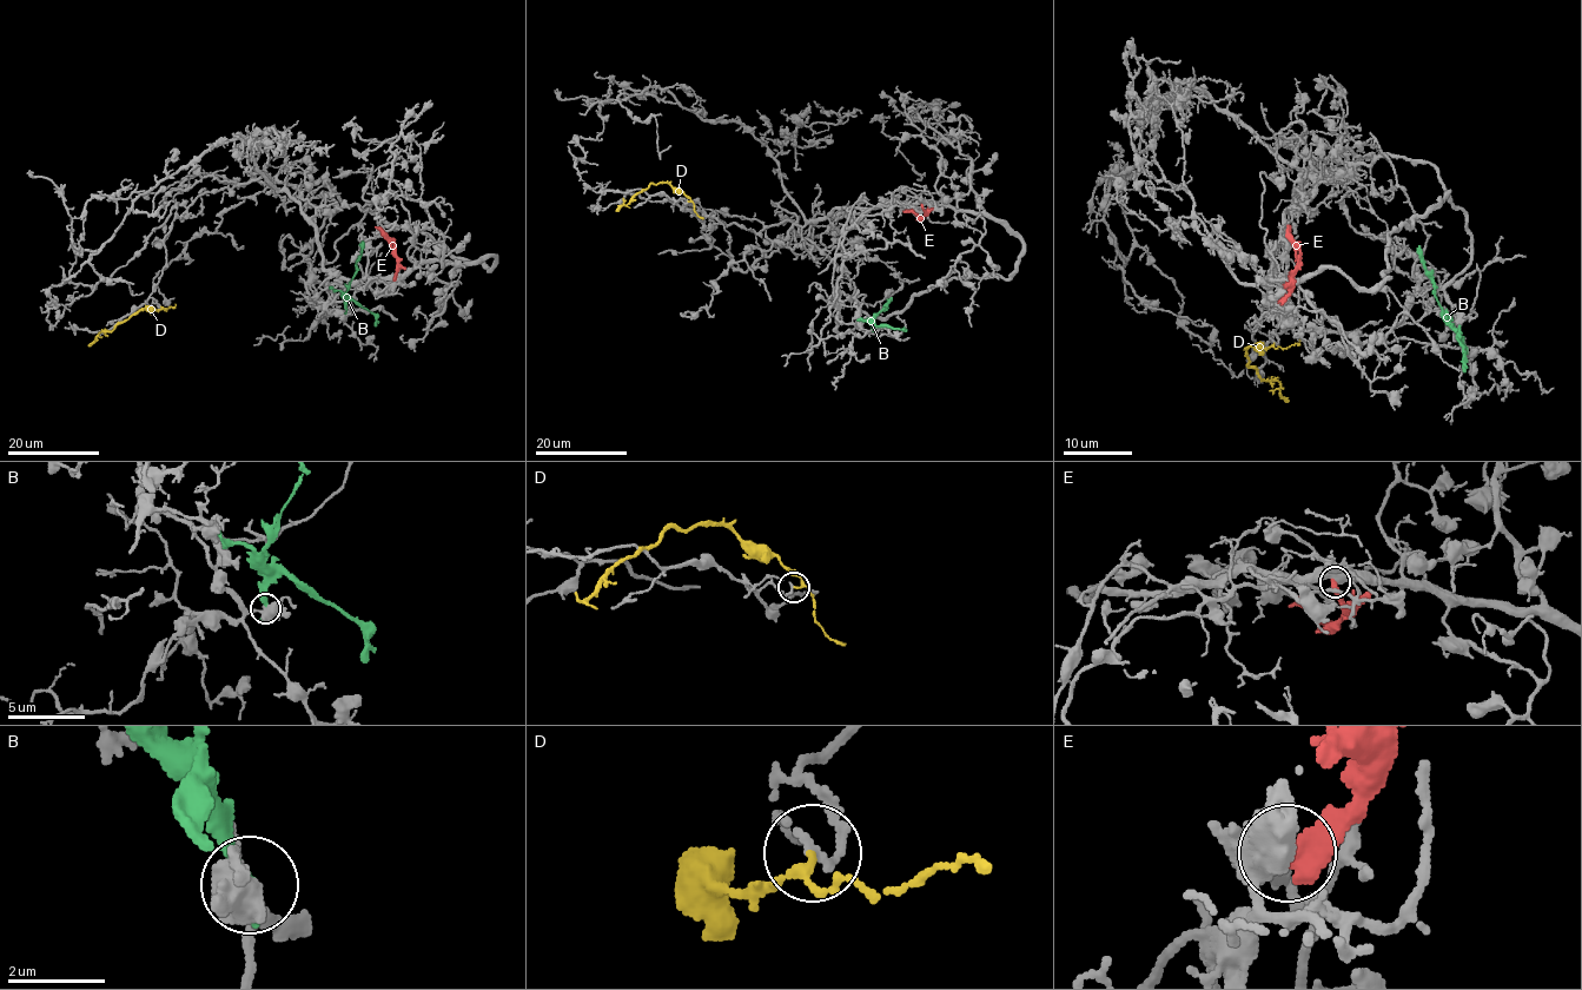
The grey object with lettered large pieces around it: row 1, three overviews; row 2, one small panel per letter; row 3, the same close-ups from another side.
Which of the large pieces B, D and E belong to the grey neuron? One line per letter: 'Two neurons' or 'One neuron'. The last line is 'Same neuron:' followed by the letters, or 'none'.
B: Two neurons
D: Two neurons
E: Two neurons
Same neuron: none

